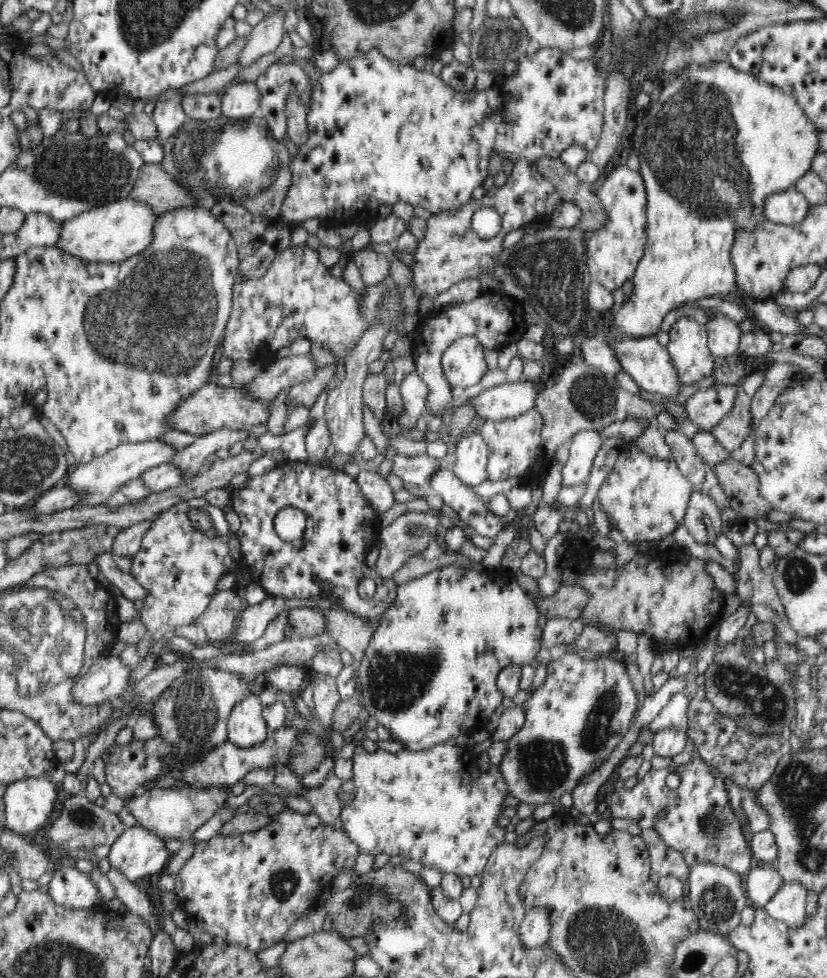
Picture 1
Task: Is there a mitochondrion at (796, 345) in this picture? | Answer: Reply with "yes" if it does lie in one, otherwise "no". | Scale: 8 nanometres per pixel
no

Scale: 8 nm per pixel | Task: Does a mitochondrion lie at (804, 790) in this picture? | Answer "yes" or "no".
yes

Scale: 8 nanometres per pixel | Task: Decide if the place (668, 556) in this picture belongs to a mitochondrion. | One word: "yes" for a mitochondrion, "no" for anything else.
no

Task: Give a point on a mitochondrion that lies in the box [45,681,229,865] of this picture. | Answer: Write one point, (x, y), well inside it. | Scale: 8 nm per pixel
(81, 817)

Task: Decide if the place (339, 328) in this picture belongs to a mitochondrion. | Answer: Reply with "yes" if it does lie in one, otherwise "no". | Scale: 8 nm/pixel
yes

